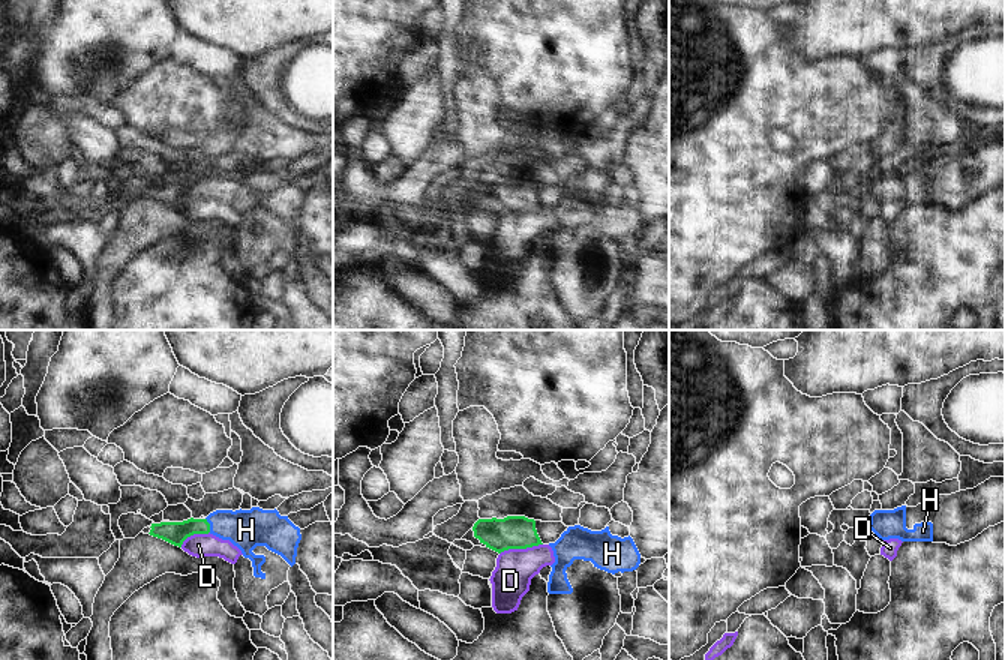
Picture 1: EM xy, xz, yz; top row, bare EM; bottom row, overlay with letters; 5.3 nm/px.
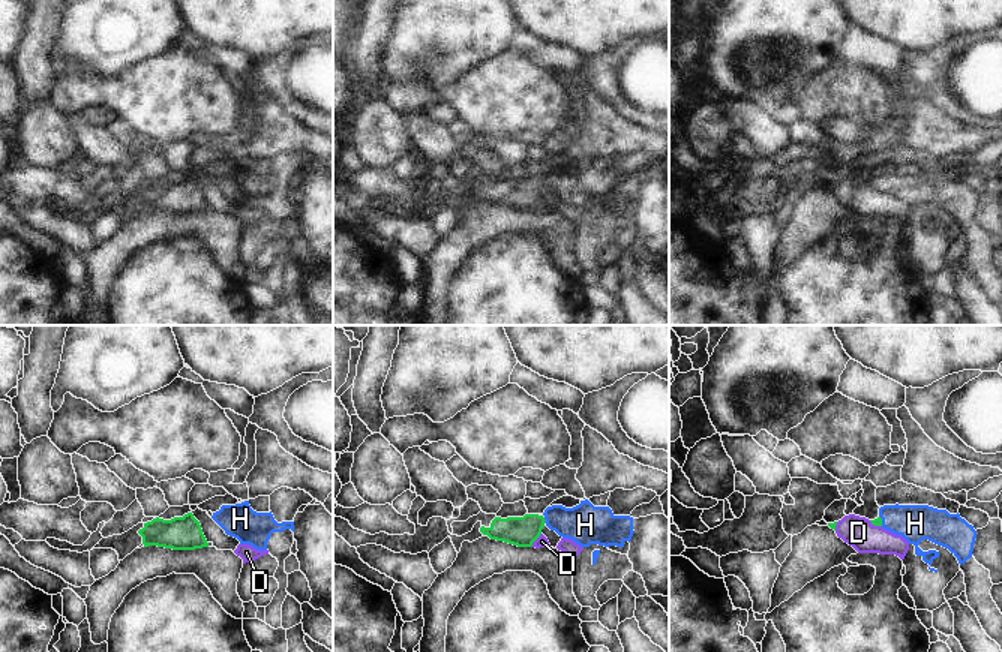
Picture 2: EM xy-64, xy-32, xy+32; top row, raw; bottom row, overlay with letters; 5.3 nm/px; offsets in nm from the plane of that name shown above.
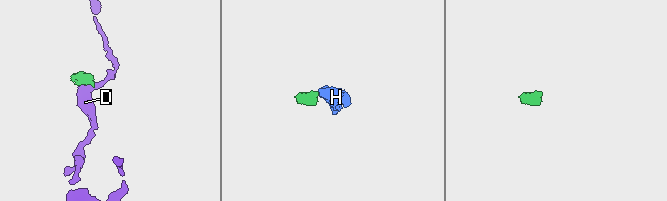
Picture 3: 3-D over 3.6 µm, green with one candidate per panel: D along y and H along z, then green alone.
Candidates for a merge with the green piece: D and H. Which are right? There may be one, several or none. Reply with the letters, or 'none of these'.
H

